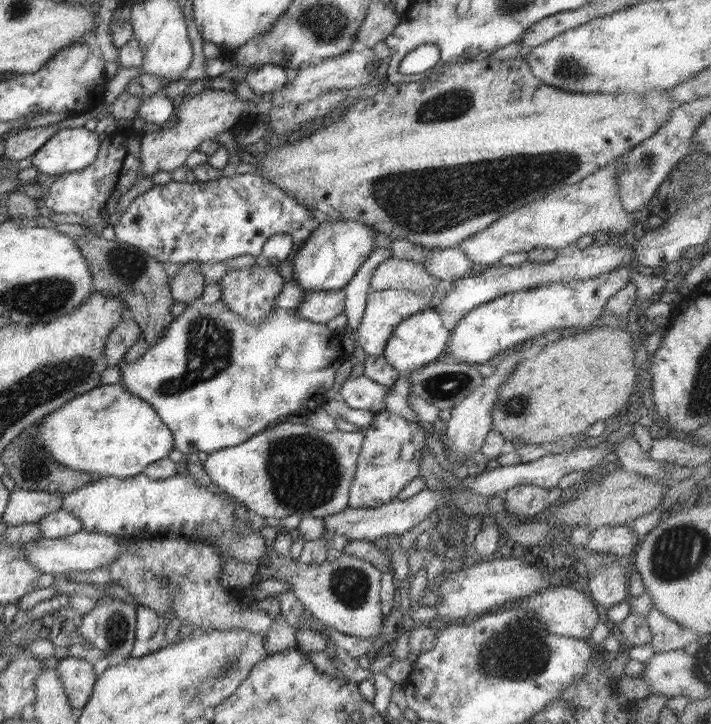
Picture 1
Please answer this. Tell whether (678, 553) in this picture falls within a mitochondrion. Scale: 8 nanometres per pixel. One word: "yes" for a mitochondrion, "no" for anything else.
yes

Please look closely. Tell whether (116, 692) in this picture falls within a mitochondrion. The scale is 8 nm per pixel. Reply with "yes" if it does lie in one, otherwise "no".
no

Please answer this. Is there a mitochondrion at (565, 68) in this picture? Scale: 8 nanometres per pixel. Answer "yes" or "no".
yes

